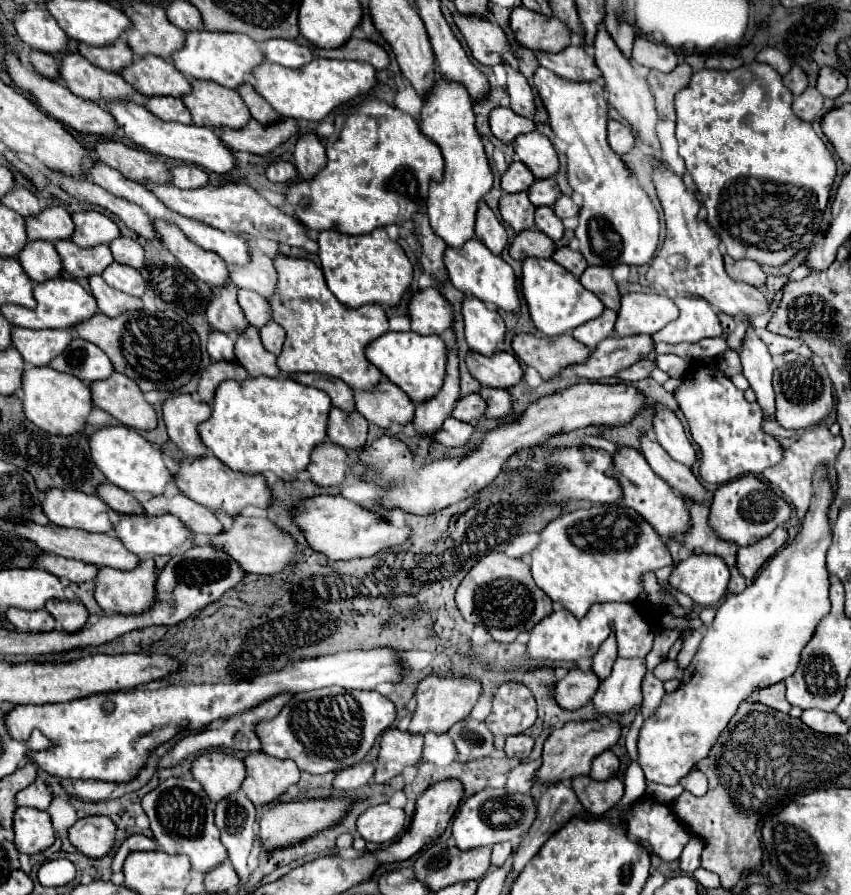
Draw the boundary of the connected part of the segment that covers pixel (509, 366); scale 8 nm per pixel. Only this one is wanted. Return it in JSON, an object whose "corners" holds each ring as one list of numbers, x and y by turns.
{"corners":[[469,352,467,368,471,376,479,380,481,386,489,386,489,388,507,390,523,380,523,370,519,360,507,352,497,352,491,358,481,356,477,352]]}

